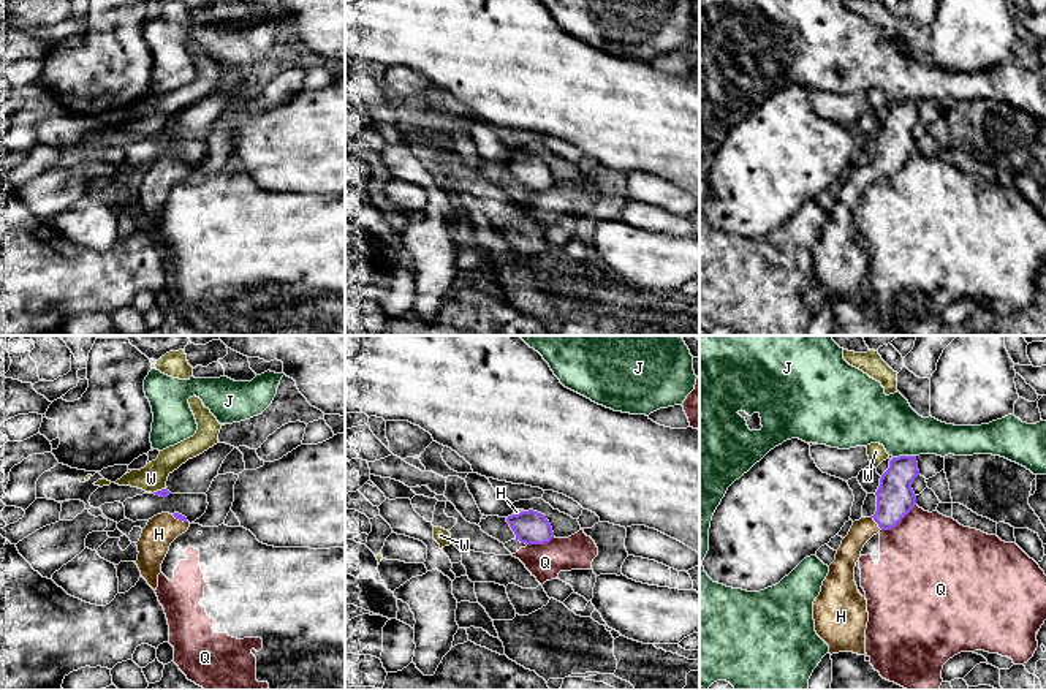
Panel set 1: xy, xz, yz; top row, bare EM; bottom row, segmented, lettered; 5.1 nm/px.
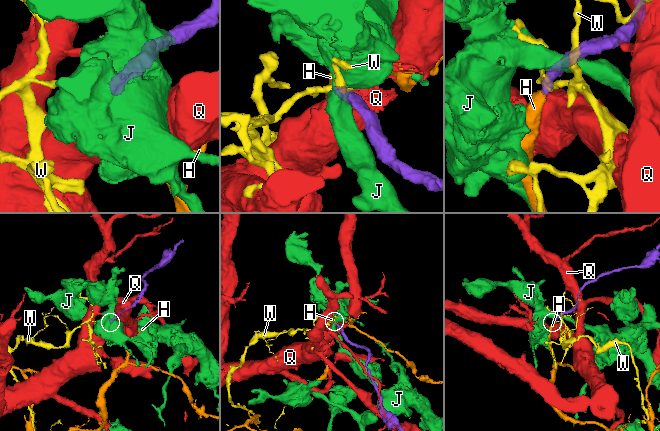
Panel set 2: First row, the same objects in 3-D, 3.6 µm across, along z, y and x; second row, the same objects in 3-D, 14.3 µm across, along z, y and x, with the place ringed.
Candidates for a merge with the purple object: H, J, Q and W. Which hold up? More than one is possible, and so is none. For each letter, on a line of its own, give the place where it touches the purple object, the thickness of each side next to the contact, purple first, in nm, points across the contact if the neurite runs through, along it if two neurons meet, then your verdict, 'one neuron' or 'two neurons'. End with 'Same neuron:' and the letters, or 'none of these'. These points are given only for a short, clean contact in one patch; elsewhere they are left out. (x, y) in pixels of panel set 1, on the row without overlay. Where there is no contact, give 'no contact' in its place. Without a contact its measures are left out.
H: meets purple in yz at (875, 166); 190 nm thick on the purple side, 120 nm on the other; runs through yz (894, 141), (894, 147), (875, 166), (861, 176); one neuron
J: meets purple in yz at (904, 102); 190 nm thick on the purple side, 260 nm on the other; border along yz (915, 100), (893, 103); two neurons
Q: meets purple in yz at (899, 166); 190 nm thick on the purple side, 480 nm on the other; border along yz (915, 149), (893, 173), (882, 176); two neurons
W: meets purple in xy at (159, 136); 50 nm thick on the purple side, 140 nm on the other; border along xy (166, 133), (152, 138); two neurons
Same neuron: H

